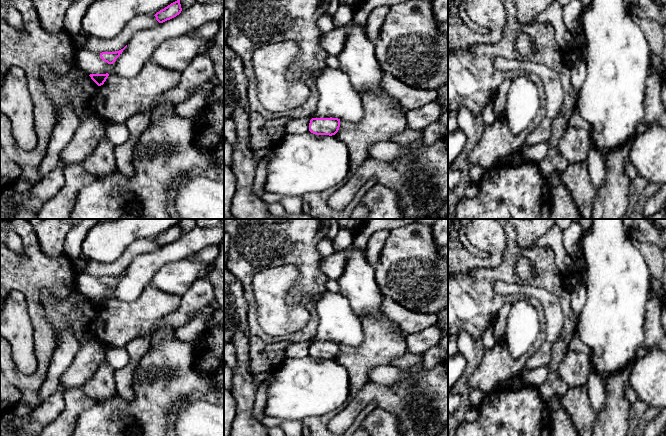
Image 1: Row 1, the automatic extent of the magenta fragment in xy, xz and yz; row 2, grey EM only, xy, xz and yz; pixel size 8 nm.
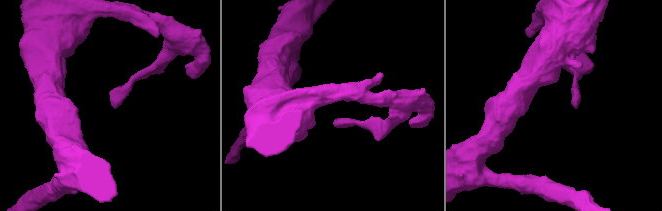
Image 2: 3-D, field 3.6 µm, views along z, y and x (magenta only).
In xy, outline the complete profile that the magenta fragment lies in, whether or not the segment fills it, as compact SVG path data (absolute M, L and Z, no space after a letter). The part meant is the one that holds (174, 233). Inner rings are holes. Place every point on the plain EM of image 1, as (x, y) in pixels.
M178 223L177 225L171 227L164 233L157 236L154 240L156 241L156 244L159 247L163 247L179 239L181 235L182 232L181 232L180 224Z

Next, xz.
M312 342L309 347L309 355L316 359L335 359L340 351L338 342Z

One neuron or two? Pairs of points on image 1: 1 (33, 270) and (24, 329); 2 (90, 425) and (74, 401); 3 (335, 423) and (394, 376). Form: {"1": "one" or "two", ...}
{"1": "two", "2": "two", "3": "two"}

